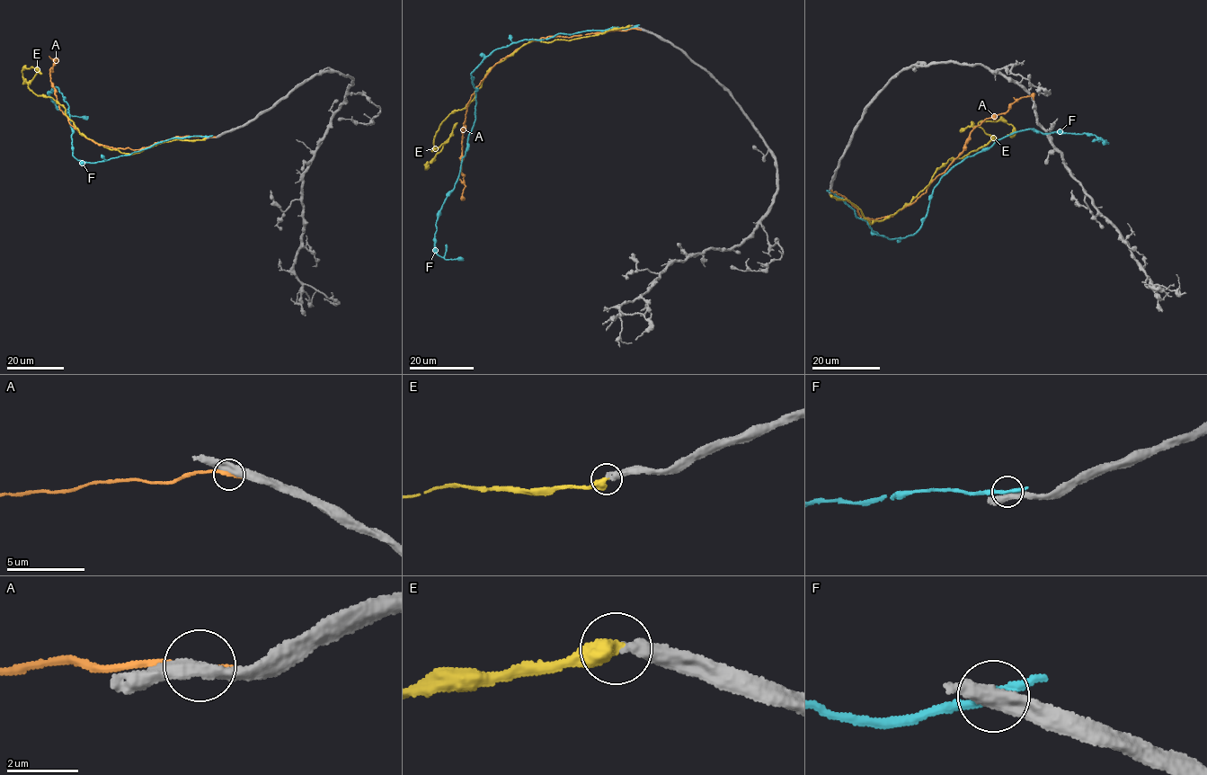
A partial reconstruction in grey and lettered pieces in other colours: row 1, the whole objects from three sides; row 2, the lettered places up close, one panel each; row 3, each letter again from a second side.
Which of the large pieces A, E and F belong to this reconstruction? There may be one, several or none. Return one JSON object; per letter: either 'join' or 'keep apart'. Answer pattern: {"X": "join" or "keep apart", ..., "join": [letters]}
{"A": "keep apart", "E": "keep apart", "F": "keep apart", "join": []}

